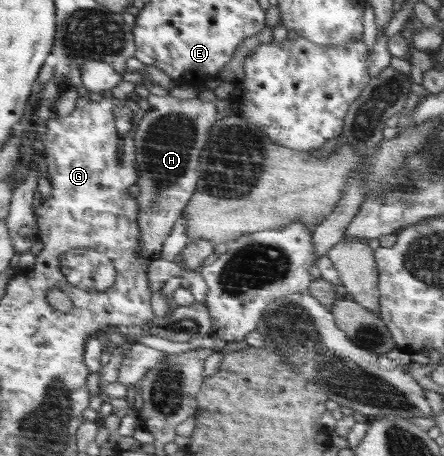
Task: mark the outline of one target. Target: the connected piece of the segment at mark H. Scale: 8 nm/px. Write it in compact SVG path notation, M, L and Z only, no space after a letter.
M156 89L143 101L147 106L144 116L139 119L135 134L136 163L140 171L136 196L140 213L143 260L161 258L162 244L171 234L172 226L181 216L181 210L188 204L196 190L199 179L199 156L209 137L213 124L218 120L219 104L197 98L178 99Z

